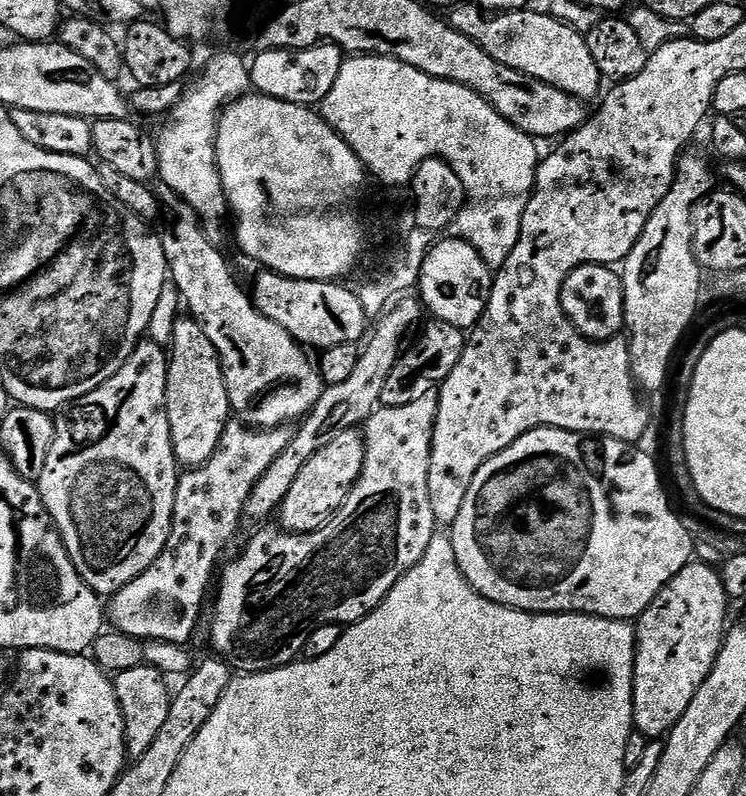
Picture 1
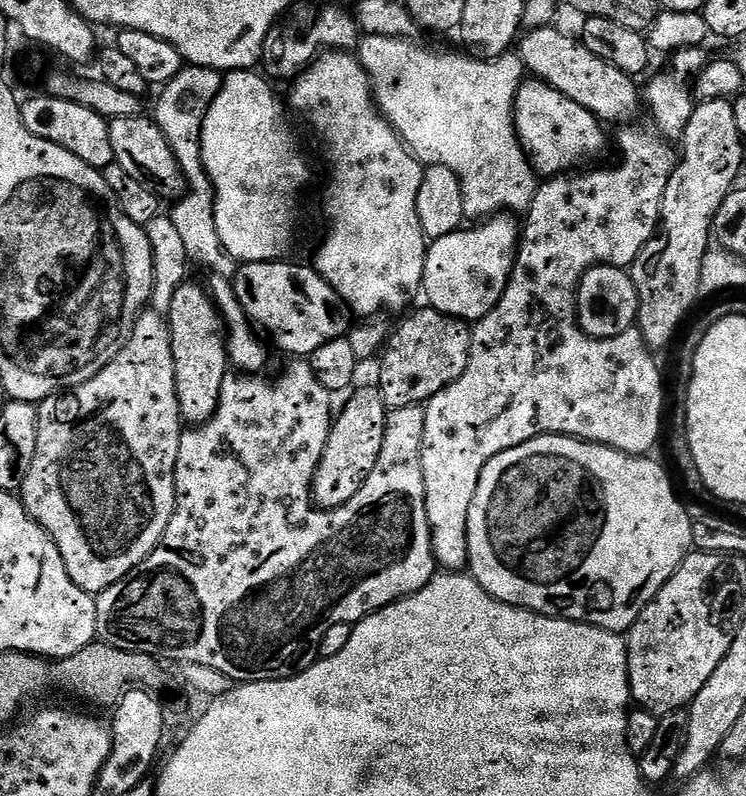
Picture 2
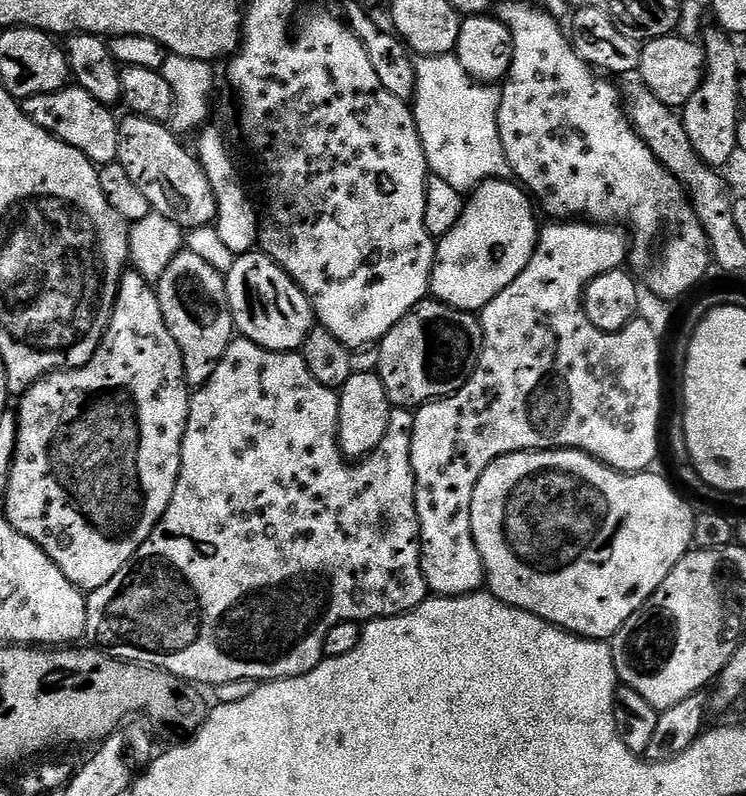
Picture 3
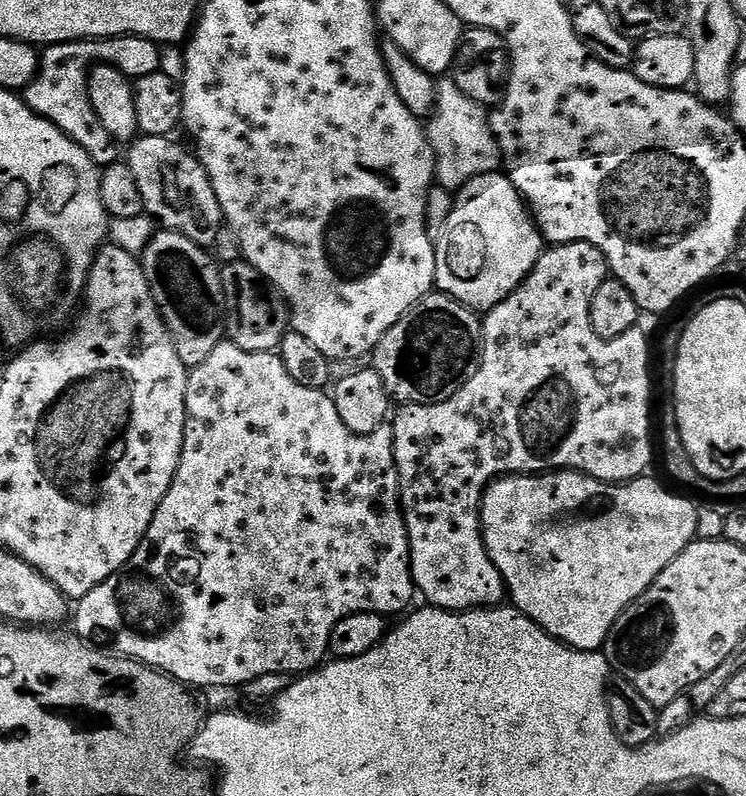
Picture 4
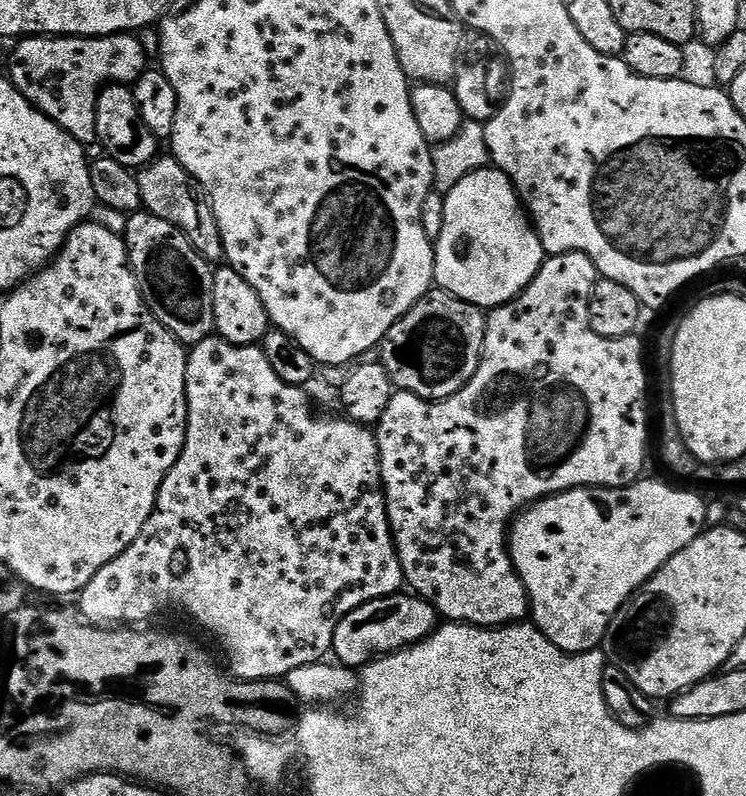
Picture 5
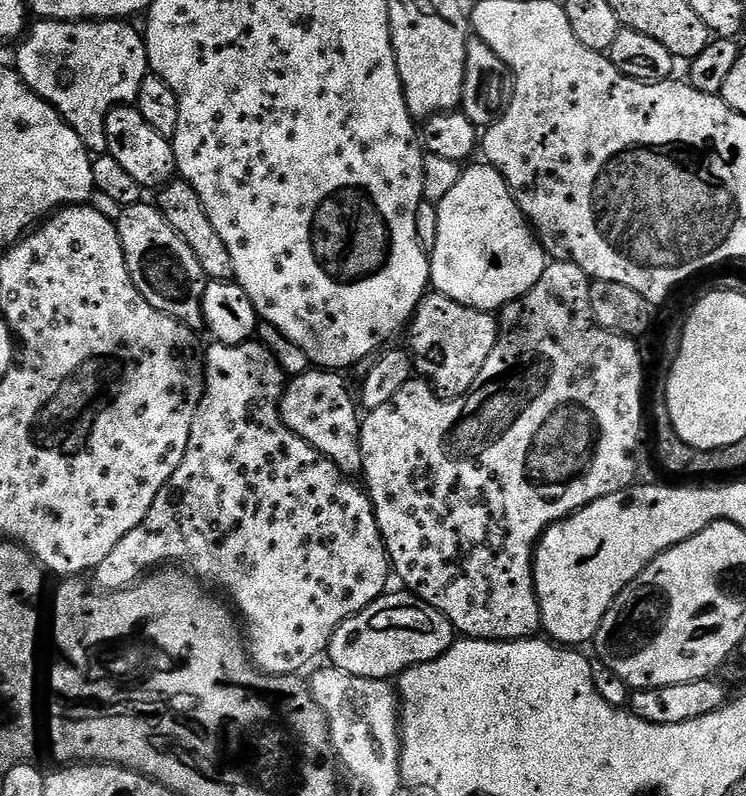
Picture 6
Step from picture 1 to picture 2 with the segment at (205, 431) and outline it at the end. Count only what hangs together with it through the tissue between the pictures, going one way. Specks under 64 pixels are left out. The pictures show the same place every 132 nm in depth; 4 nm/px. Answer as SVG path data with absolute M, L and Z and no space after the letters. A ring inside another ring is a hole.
M185 282L174 290L174 300L170 302L170 310L167 314L168 329L172 335L172 353L174 354L174 382L178 406L180 407L180 419L185 425L199 426L216 412L218 398L222 390L224 377L229 375L228 347L226 345L226 325L221 317L216 303L208 295L203 287L200 288L193 282Z

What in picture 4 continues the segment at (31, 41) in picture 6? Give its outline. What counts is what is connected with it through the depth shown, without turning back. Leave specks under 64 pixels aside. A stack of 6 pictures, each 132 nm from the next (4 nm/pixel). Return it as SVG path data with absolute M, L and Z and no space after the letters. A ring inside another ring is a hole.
M114 36L107 40L78 40L70 44L53 44L43 49L40 58L40 69L28 87L23 89L22 99L29 108L34 109L42 118L46 118L58 130L62 130L98 166L107 166L117 163L117 145L103 130L91 132L88 129L88 119L93 119L94 113L91 103L64 104L64 96L76 100L88 95L88 74L94 62L112 64L118 70L122 70L128 77L145 76L151 72L160 71L161 45L155 44L141 36Z

